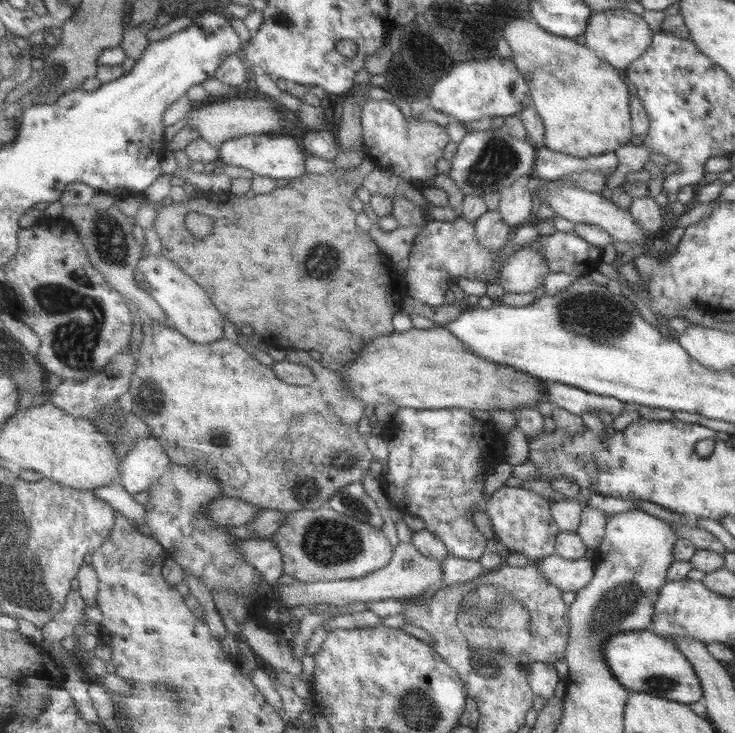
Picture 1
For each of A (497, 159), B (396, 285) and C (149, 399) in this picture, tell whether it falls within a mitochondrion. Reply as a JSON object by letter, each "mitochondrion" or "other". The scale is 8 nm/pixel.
{"A":"mitochondrion","B":"other","C":"mitochondrion"}

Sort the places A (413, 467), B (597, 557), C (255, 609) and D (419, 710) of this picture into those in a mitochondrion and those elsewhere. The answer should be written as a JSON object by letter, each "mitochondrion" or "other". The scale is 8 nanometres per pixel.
{"A":"other","B":"other","C":"other","D":"mitochondrion"}

